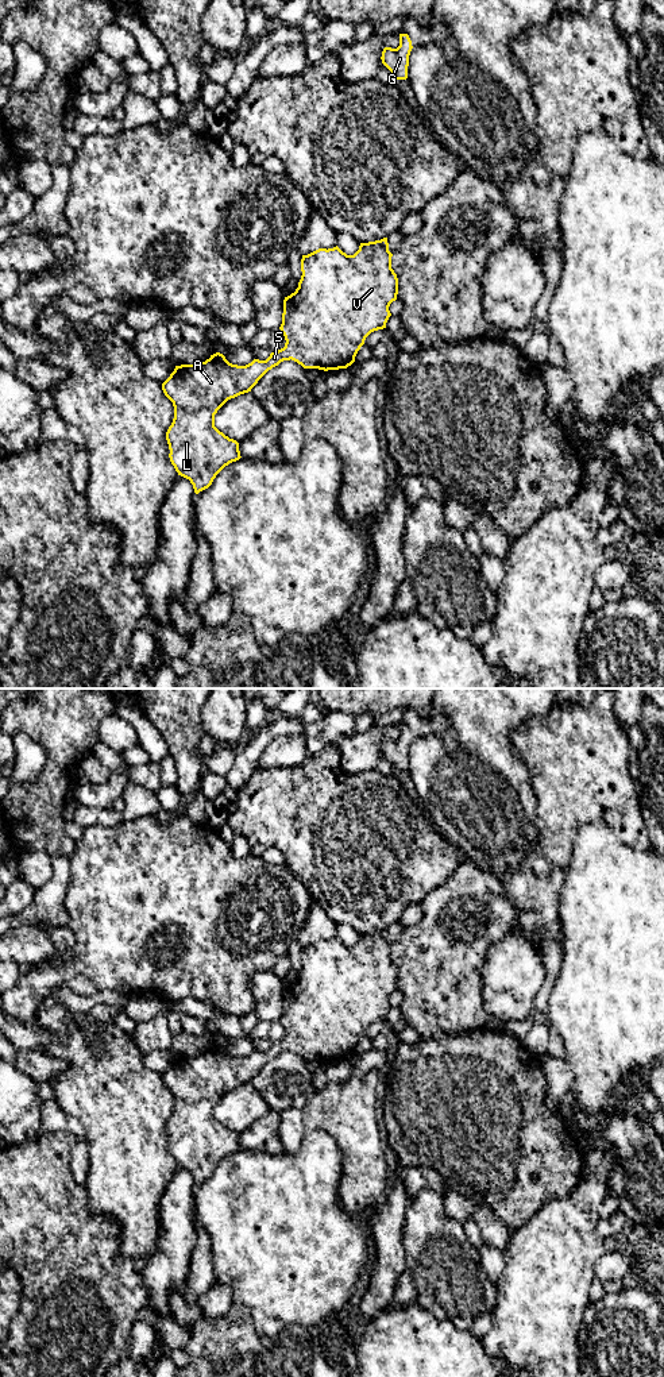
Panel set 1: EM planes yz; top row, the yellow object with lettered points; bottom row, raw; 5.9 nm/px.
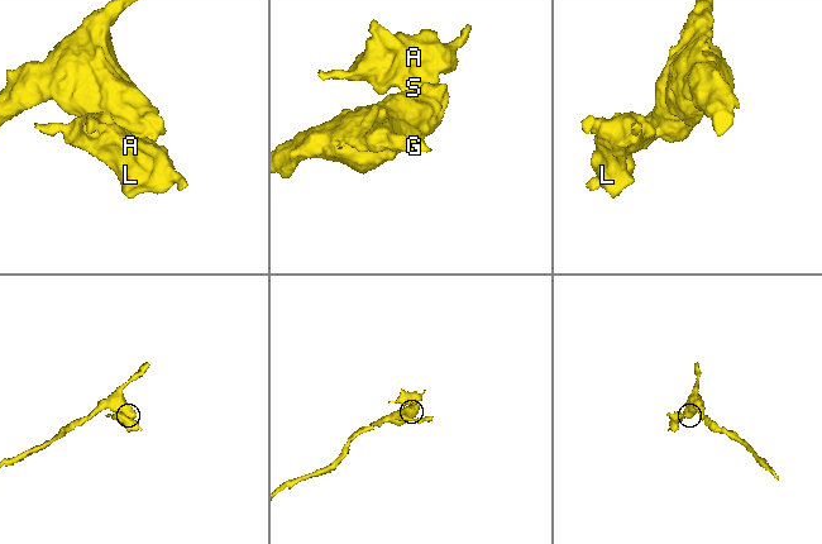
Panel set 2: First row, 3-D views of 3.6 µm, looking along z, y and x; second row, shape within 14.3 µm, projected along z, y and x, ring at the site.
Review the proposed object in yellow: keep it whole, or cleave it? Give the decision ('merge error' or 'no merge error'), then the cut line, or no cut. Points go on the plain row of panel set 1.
no merge error; cut none

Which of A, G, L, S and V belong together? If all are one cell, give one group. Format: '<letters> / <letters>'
A G L S V

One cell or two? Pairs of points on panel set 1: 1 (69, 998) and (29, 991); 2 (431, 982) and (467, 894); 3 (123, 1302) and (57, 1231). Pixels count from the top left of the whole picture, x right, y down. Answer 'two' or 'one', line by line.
1: two
2: one
3: one

